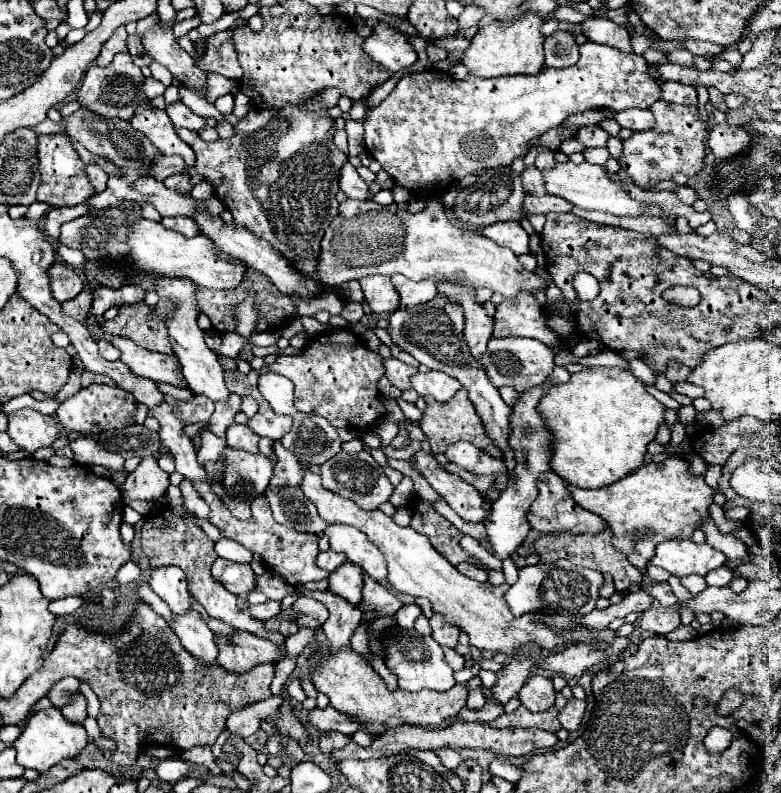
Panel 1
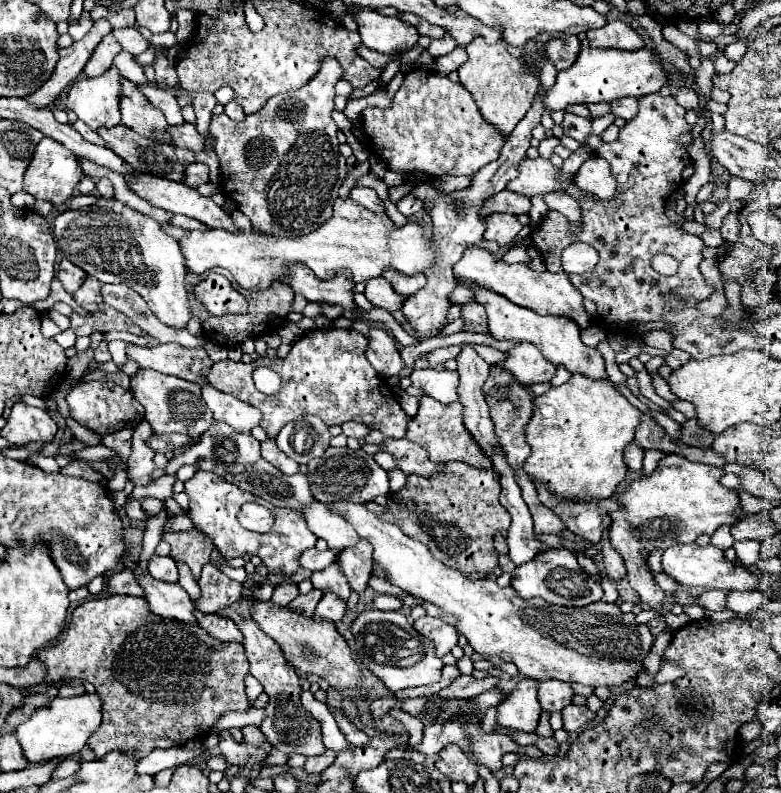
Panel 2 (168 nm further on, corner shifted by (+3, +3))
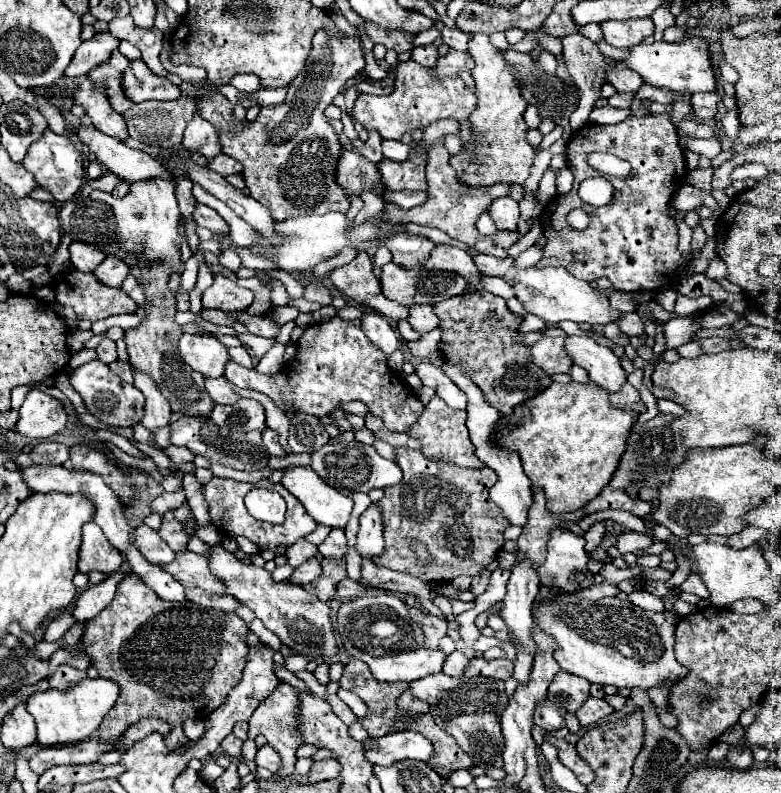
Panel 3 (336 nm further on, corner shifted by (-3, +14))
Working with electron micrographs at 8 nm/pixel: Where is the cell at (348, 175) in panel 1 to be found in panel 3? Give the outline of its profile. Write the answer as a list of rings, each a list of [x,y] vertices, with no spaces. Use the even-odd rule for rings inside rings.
[[[387,189],[383,193],[383,197],[385,197],[385,201],[389,201],[389,203],[401,207],[401,209],[413,209],[413,207],[425,203],[427,193],[417,193],[417,191],[389,191]]]

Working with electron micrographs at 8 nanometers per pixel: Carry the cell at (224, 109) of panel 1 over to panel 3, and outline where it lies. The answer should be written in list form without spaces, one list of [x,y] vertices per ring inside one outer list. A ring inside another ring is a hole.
[[[237,75],[237,77],[233,77],[229,81],[229,85],[237,87],[239,91],[245,91],[245,93],[253,93],[253,91],[259,91],[261,89],[257,75]]]

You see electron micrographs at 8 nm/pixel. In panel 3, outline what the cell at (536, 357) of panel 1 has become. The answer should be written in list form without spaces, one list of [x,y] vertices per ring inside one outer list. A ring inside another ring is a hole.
[[[543,337],[531,345],[531,357],[537,367],[541,367],[547,375],[567,373],[573,365],[569,355],[563,349],[563,337]]]

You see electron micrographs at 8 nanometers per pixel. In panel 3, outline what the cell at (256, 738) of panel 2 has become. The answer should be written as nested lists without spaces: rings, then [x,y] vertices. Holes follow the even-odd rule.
[[[279,683],[279,687],[265,701],[261,701],[261,705],[253,711],[253,715],[249,719],[249,737],[265,735],[267,743],[283,759],[283,767],[281,767],[279,775],[275,775],[275,777],[287,777],[287,775],[291,775],[295,771],[293,769],[293,765],[295,765],[295,749],[303,743],[299,733],[295,731],[295,727],[297,727],[297,723],[295,723],[297,703],[299,703],[299,693],[295,691],[295,687],[291,687],[289,683]]]

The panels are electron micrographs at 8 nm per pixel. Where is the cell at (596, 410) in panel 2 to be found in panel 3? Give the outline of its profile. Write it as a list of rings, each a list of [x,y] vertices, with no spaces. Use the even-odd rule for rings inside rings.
[[[551,383],[545,391],[535,395],[533,399],[527,399],[523,405],[517,405],[513,415],[501,417],[497,429],[499,429],[499,445],[507,447],[511,451],[517,451],[523,463],[523,469],[533,485],[545,491],[547,507],[553,513],[569,513],[577,511],[585,503],[589,503],[593,497],[601,493],[605,485],[609,485],[621,455],[627,447],[627,437],[637,421],[639,413],[629,413],[629,409],[613,409],[609,405],[609,391],[601,389],[595,383]]]

